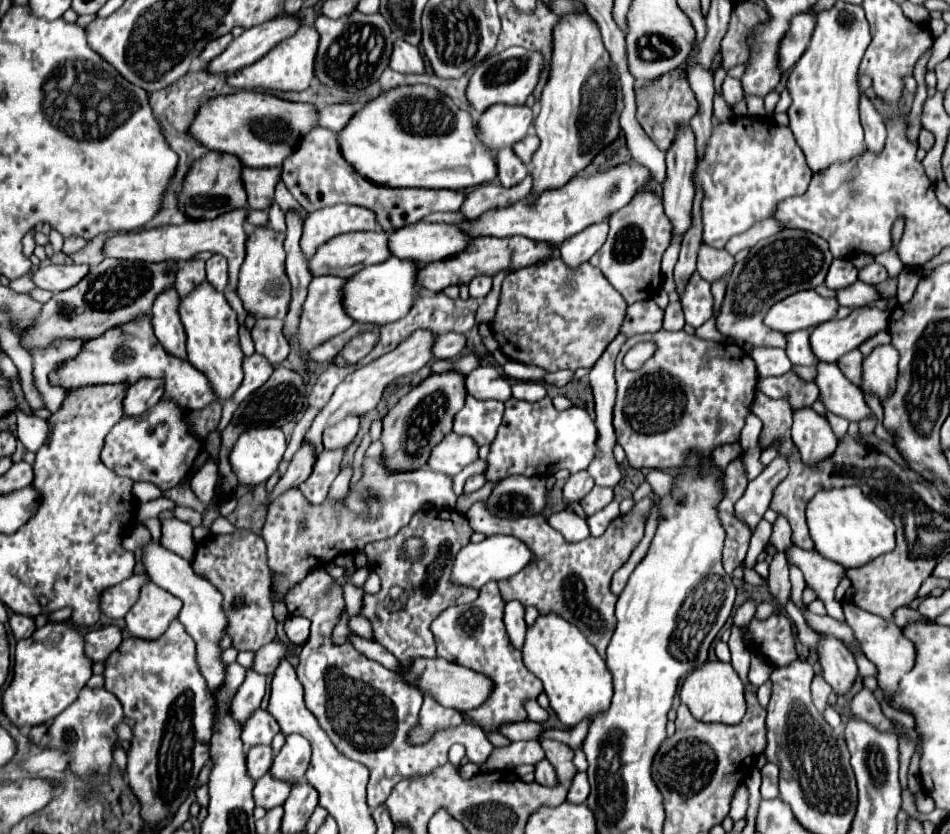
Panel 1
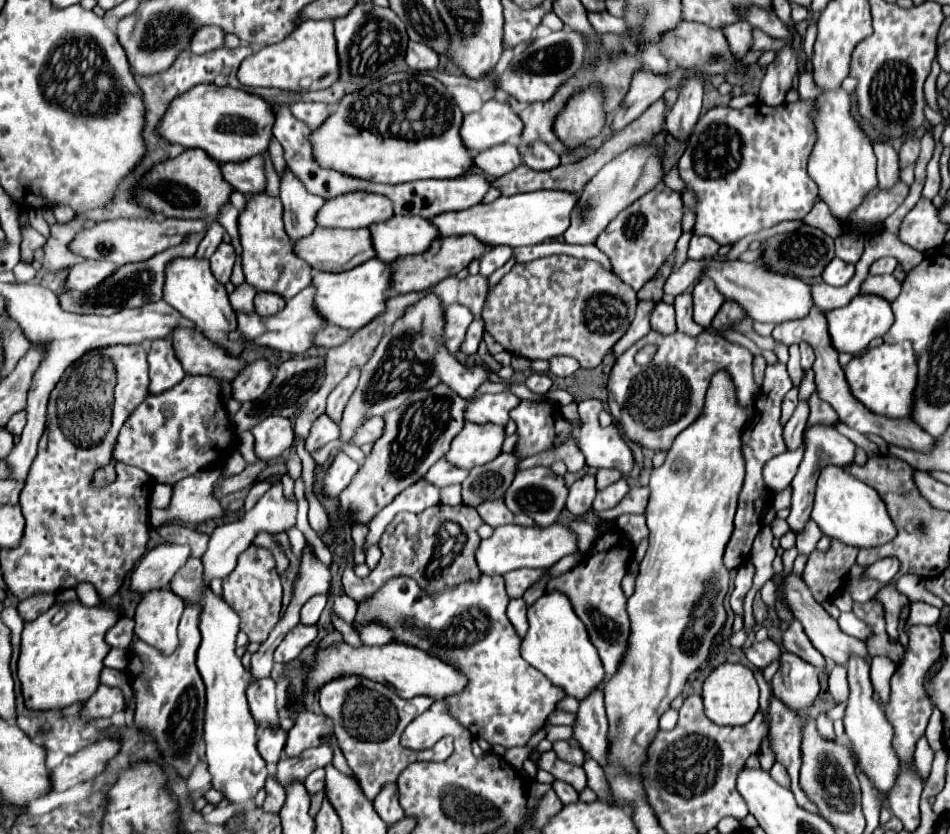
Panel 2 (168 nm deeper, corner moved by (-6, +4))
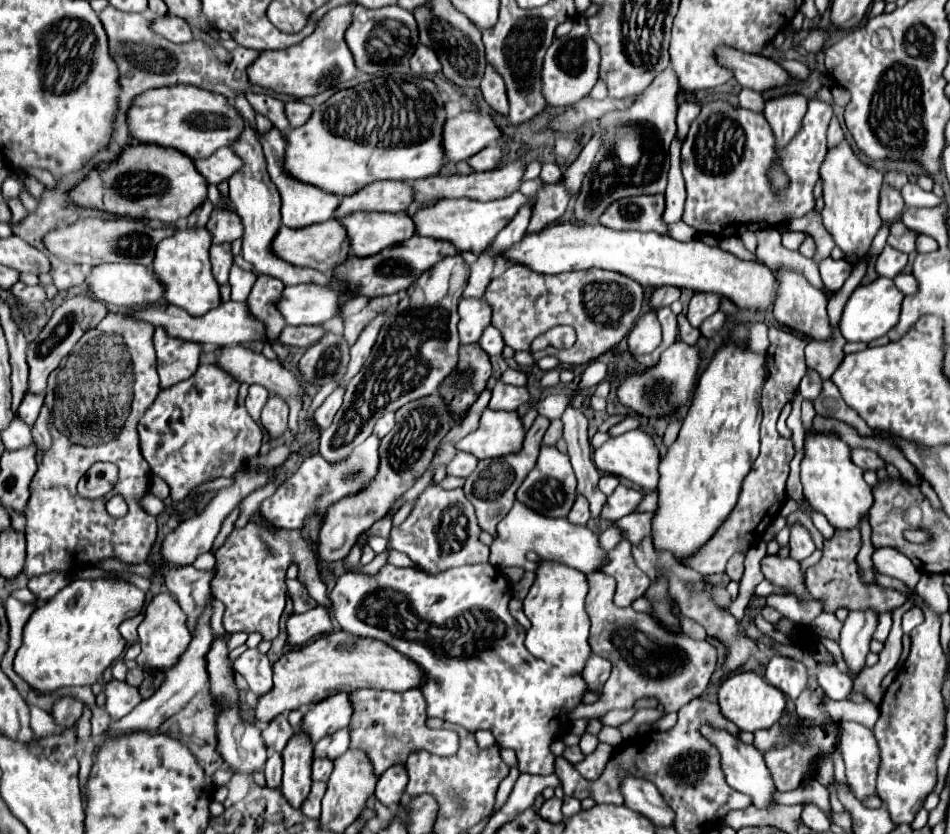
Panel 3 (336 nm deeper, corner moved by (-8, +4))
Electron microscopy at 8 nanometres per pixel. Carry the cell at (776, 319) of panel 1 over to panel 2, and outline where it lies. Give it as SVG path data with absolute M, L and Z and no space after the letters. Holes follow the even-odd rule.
M710 258L704 276L714 280L718 292L722 292L726 300L740 304L740 308L744 308L744 312L756 322L780 324L784 320L798 320L804 318L808 310L814 306L810 286L806 282L792 276L784 276L780 272L772 272L760 264L750 264L742 260L718 262Z

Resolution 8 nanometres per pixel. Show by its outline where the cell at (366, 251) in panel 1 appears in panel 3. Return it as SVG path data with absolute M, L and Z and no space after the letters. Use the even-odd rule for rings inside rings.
M334 218L320 224L312 224L310 228L302 228L302 230L290 230L282 226L278 236L274 238L274 252L278 252L278 256L284 256L284 260L290 264L318 268L320 272L330 274L334 272L334 268L338 268L350 258L350 238L346 228Z

